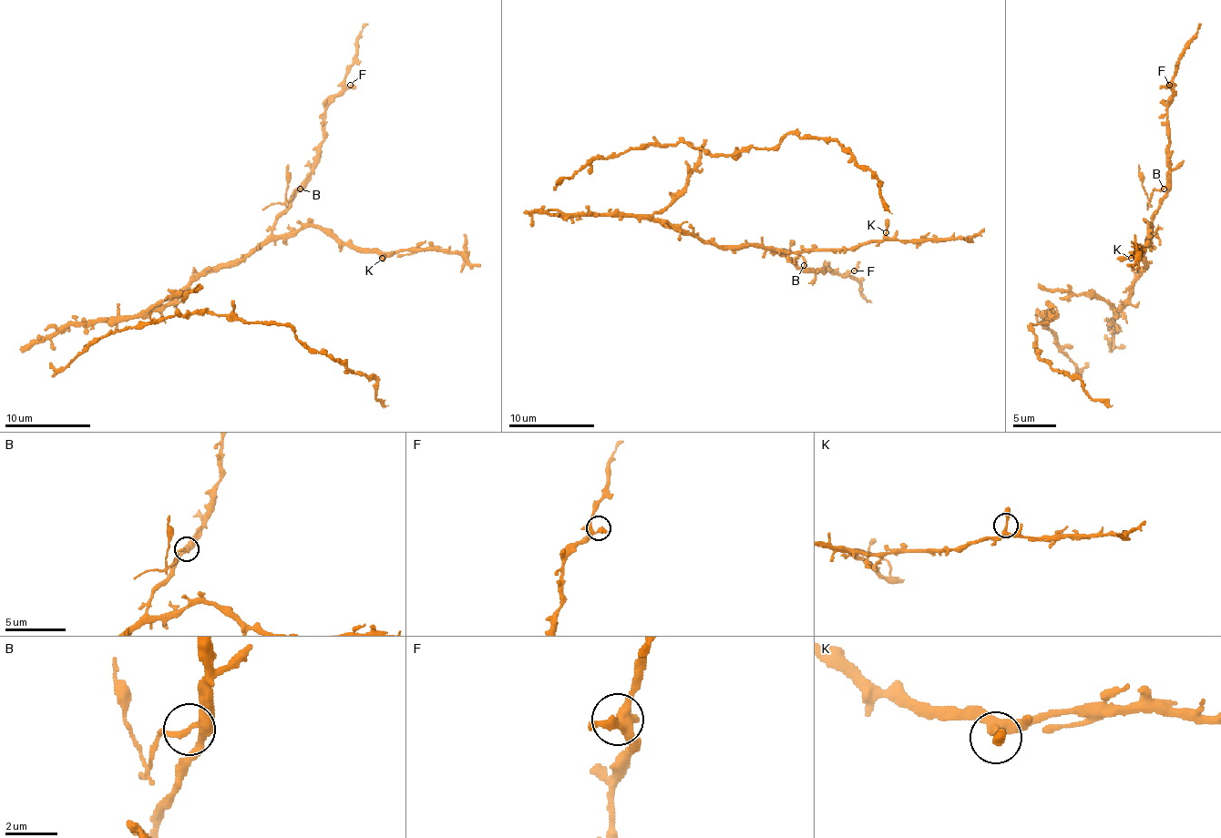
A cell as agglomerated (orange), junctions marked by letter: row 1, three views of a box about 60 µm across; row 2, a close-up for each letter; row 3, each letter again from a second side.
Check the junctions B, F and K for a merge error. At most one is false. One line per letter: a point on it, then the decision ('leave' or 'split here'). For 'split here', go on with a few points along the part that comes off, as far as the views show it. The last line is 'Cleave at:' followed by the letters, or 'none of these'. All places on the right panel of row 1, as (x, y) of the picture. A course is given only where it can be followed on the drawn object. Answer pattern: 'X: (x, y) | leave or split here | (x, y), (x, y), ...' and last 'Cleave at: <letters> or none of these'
B: (1164, 189) | split here | (1163, 188), (1154, 189), (1150, 200), (1139, 164)
F: (1169, 85) | leave
K: (1131, 258) | leave
Cleave at: B

